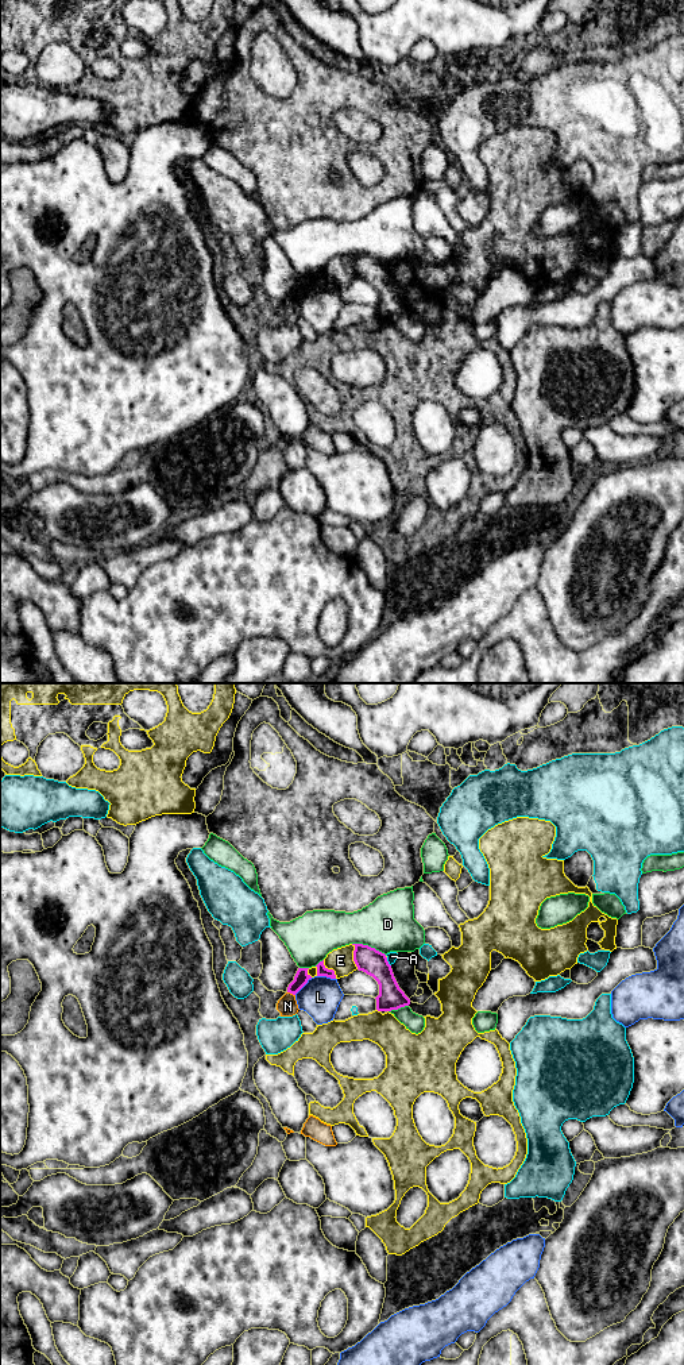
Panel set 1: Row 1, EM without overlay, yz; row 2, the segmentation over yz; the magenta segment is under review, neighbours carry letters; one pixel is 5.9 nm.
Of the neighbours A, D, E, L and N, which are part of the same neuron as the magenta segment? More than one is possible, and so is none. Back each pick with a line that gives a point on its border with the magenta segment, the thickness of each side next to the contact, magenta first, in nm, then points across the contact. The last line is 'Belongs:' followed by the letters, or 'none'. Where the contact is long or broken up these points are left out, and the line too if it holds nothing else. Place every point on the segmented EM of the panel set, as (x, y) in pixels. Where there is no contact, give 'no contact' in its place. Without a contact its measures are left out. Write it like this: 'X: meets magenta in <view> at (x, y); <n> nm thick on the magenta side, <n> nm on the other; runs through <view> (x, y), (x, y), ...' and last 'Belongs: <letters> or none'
Belongs: none

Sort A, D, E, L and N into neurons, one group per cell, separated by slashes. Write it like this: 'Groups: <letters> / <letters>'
Groups: A / D / E / L / N

